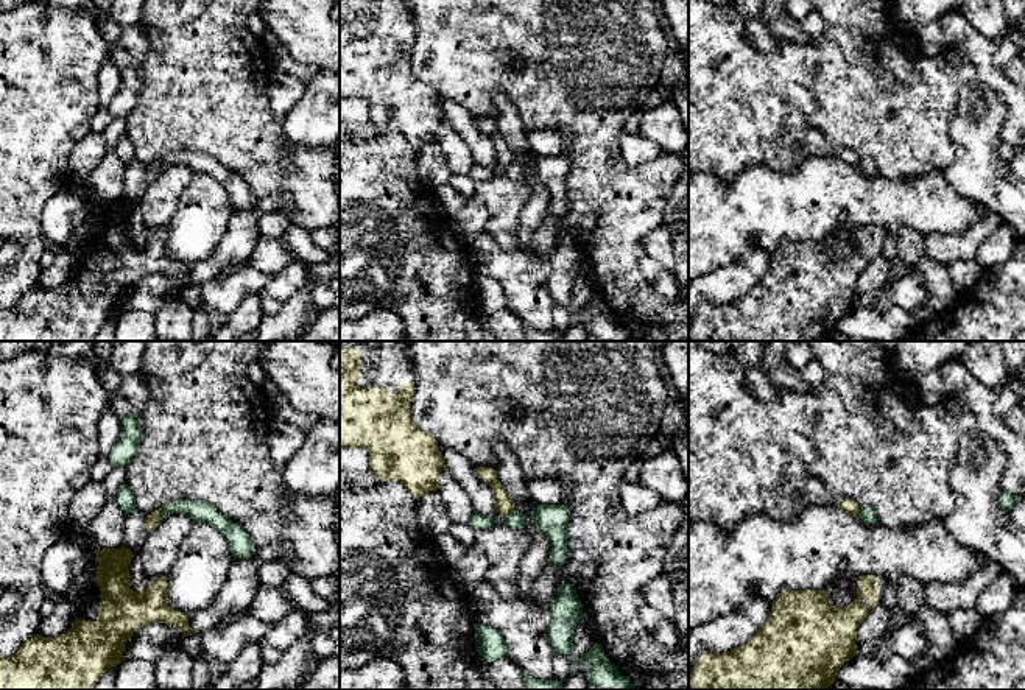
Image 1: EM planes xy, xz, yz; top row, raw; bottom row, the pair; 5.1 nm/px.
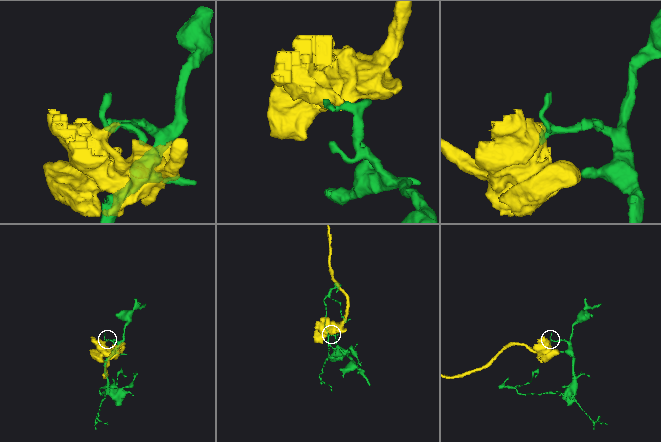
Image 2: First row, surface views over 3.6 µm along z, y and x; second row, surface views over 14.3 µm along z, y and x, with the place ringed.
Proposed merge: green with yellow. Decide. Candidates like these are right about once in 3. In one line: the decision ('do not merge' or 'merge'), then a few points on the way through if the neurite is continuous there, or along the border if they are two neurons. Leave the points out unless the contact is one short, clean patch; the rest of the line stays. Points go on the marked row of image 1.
do not merge; border along xy (159, 508), (162, 517)

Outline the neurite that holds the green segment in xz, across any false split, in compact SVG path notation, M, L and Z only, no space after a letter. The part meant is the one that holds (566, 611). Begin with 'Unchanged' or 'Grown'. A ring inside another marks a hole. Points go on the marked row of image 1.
Unchanged. M561 584L555 600L547 606L551 615L548 637L556 654L570 654L573 629L579 623L583 607L572 584Z

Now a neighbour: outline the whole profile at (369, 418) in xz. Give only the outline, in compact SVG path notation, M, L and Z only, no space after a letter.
M340 341L340 449L366 449L377 481L400 481L417 500L438 489L438 478L446 464L438 441L411 421L413 396L414 369L407 341Z

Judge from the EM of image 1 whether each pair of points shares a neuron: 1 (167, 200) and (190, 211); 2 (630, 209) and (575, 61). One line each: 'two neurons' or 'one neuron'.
1: two neurons
2: one neuron

